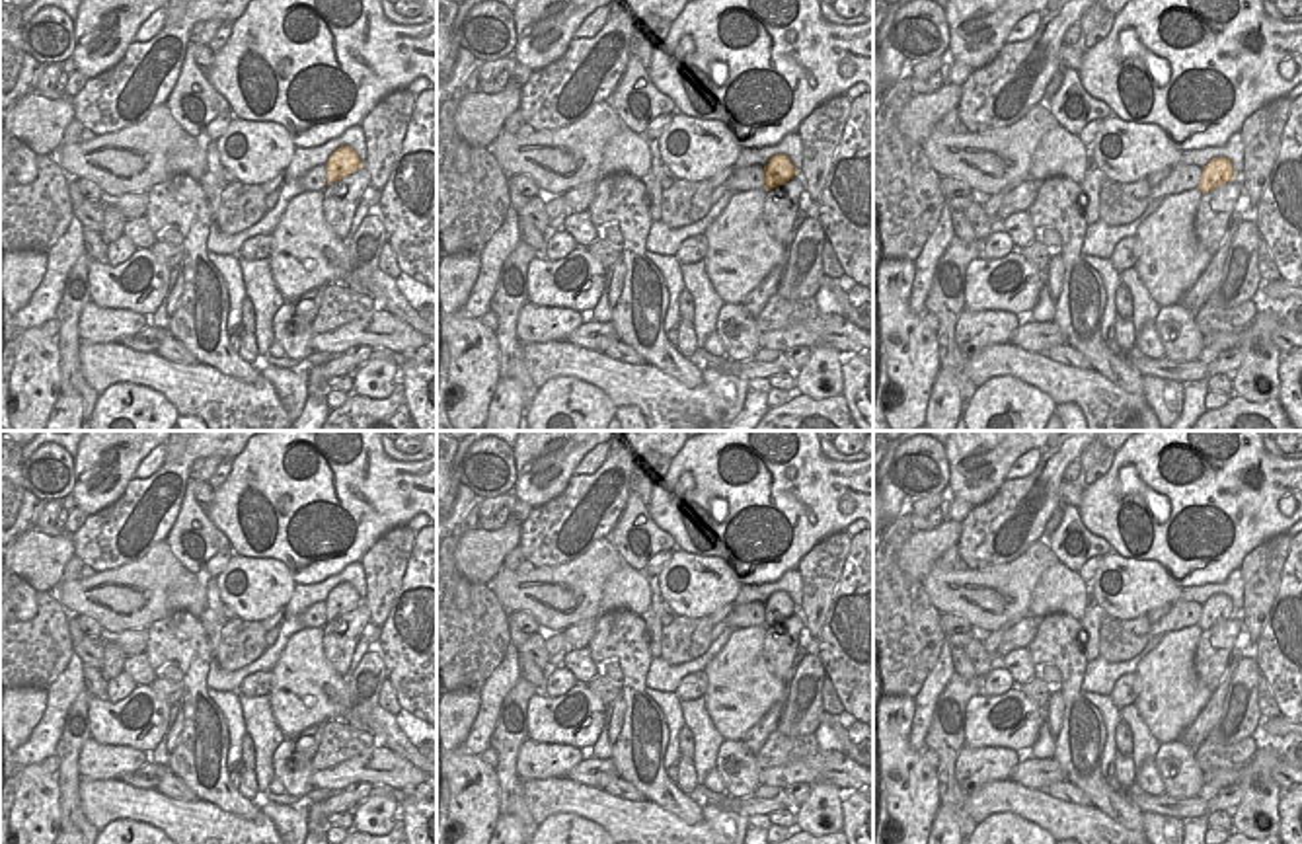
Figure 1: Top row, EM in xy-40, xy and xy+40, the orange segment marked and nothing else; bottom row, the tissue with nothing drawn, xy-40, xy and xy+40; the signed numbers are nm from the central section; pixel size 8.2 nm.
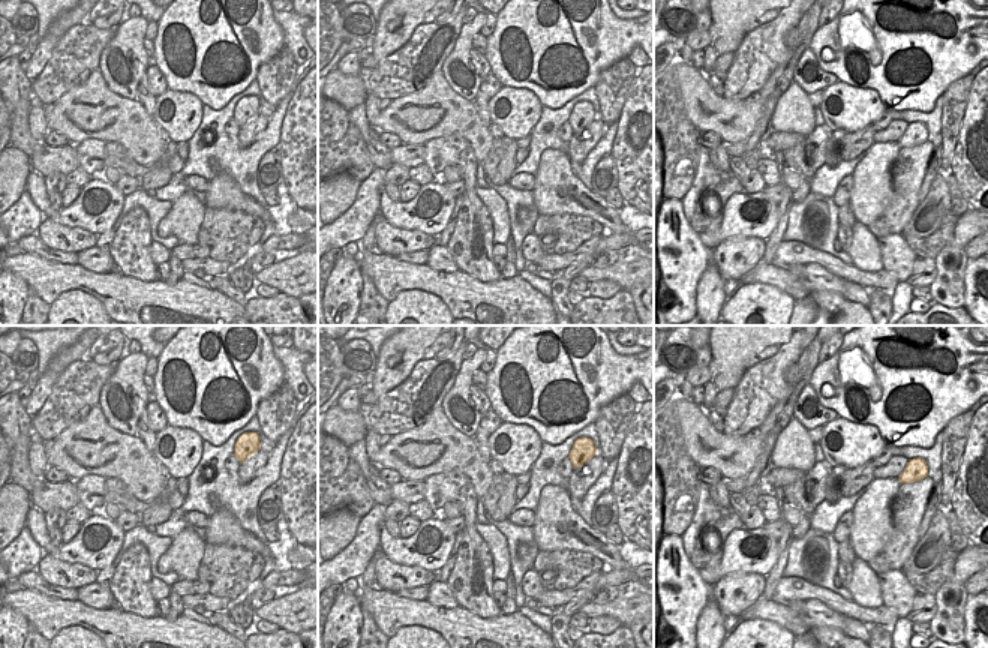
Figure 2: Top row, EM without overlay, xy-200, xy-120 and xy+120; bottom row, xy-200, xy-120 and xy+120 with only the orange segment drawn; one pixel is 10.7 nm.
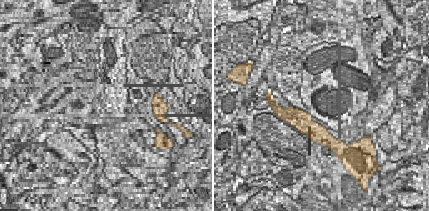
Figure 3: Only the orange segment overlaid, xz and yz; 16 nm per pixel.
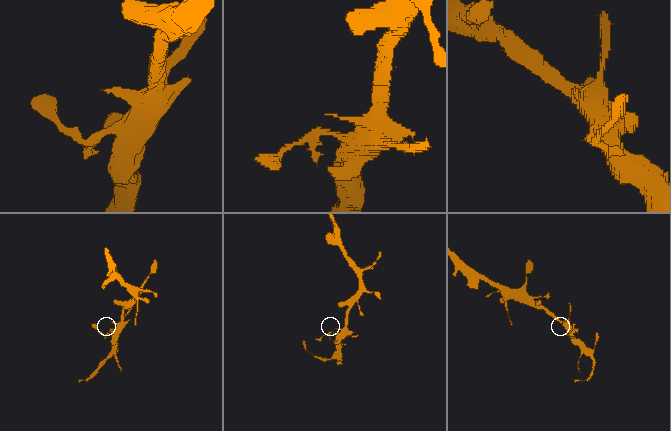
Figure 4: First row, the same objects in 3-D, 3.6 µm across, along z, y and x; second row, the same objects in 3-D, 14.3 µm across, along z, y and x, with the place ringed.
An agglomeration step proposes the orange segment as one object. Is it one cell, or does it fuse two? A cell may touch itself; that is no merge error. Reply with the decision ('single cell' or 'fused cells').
single cell

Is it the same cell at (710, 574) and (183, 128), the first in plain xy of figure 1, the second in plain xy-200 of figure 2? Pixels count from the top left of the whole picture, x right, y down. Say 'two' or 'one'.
one

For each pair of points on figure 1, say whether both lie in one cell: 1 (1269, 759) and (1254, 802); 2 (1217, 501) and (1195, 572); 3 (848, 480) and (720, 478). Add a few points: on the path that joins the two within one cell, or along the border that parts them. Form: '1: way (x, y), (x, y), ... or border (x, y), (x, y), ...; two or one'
1: way (1260, 768), (1250, 780), (1254, 792); one
2: way (1236, 521), (1234, 542), (1215, 562); one
3: way (817, 486), (751, 486); one

